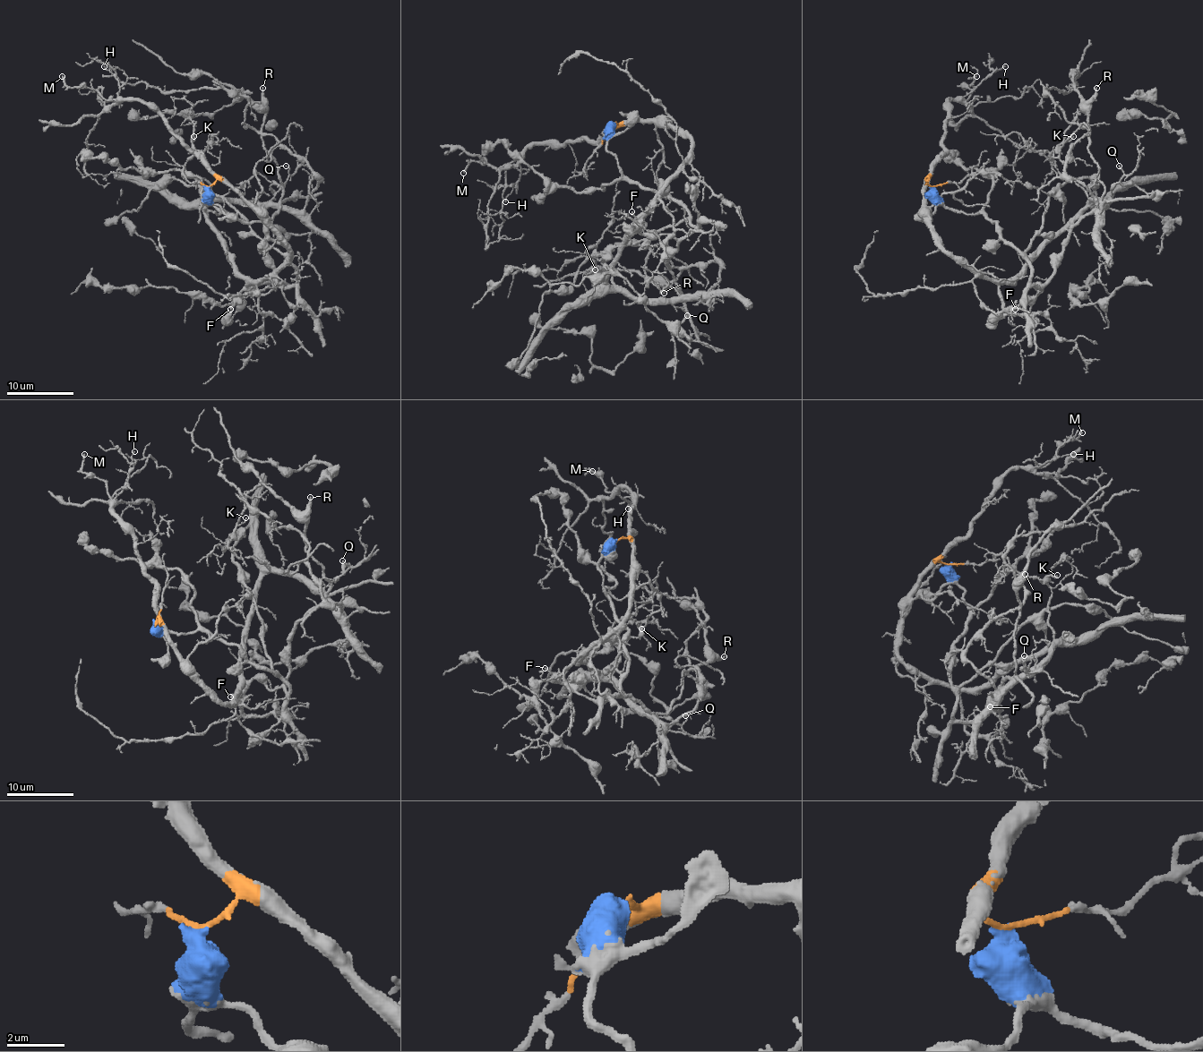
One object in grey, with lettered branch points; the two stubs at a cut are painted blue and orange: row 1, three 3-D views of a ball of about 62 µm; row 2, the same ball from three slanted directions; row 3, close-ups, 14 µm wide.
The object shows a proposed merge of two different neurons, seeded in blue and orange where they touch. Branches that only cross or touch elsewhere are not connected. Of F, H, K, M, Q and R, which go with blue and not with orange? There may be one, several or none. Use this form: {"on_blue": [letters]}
{"on_blue": ["F", "R"]}

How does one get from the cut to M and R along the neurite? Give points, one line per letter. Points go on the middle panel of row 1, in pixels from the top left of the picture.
M: (609, 128), (617, 124), (596, 141), (567, 140), (528, 145), (509, 163), (497, 168), (472, 161), (464, 173)
R: (609, 128), (607, 149), (619, 169), (665, 192), (699, 226), (667, 258), (683, 301), (667, 285), (664, 293)

